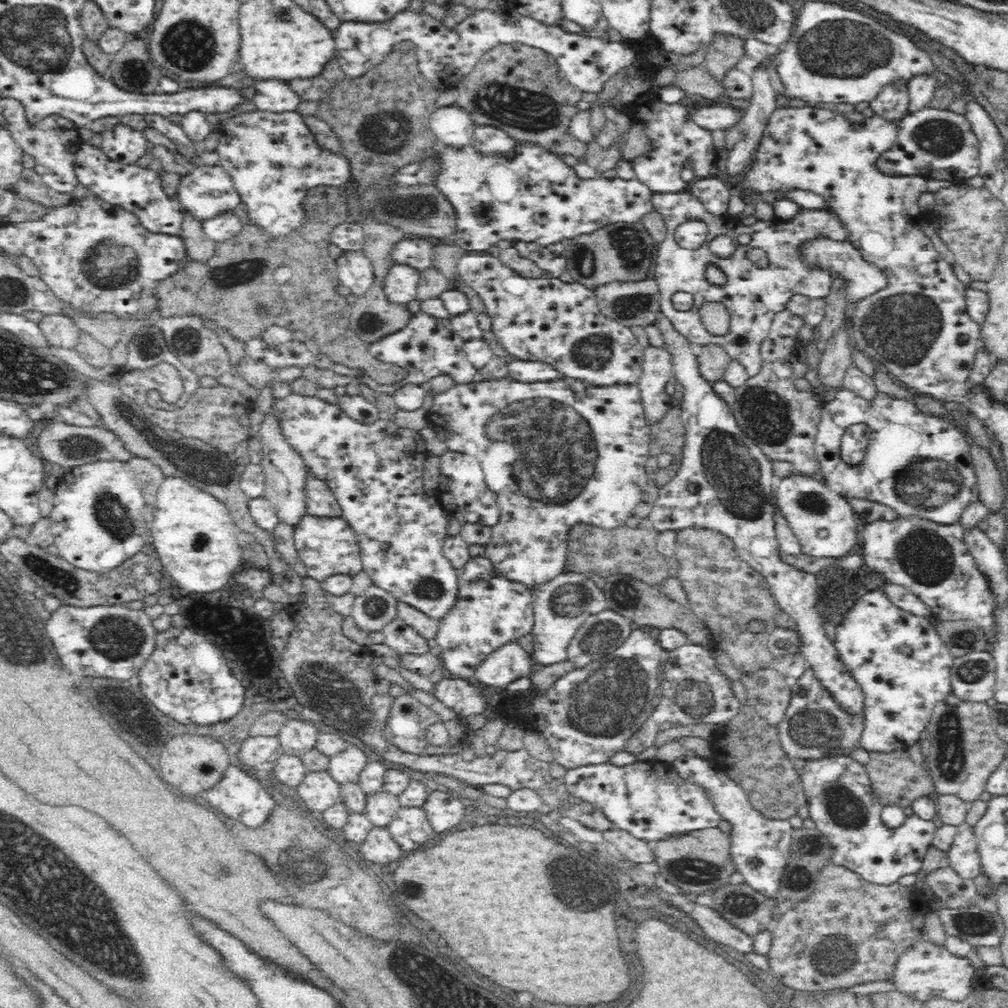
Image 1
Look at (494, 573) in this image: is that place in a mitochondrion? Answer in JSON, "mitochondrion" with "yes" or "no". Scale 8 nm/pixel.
{"mitochondrion":"no"}

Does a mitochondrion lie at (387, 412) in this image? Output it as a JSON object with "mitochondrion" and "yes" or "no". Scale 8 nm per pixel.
{"mitochondrion":"no"}

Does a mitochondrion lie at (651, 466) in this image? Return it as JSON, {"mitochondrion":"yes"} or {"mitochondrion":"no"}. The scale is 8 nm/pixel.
{"mitochondrion":"no"}

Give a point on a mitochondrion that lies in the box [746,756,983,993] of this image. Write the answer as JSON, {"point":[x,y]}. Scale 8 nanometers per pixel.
{"point":[834,957]}

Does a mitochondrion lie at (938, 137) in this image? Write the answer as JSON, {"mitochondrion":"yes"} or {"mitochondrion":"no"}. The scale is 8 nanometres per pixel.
{"mitochondrion":"yes"}

